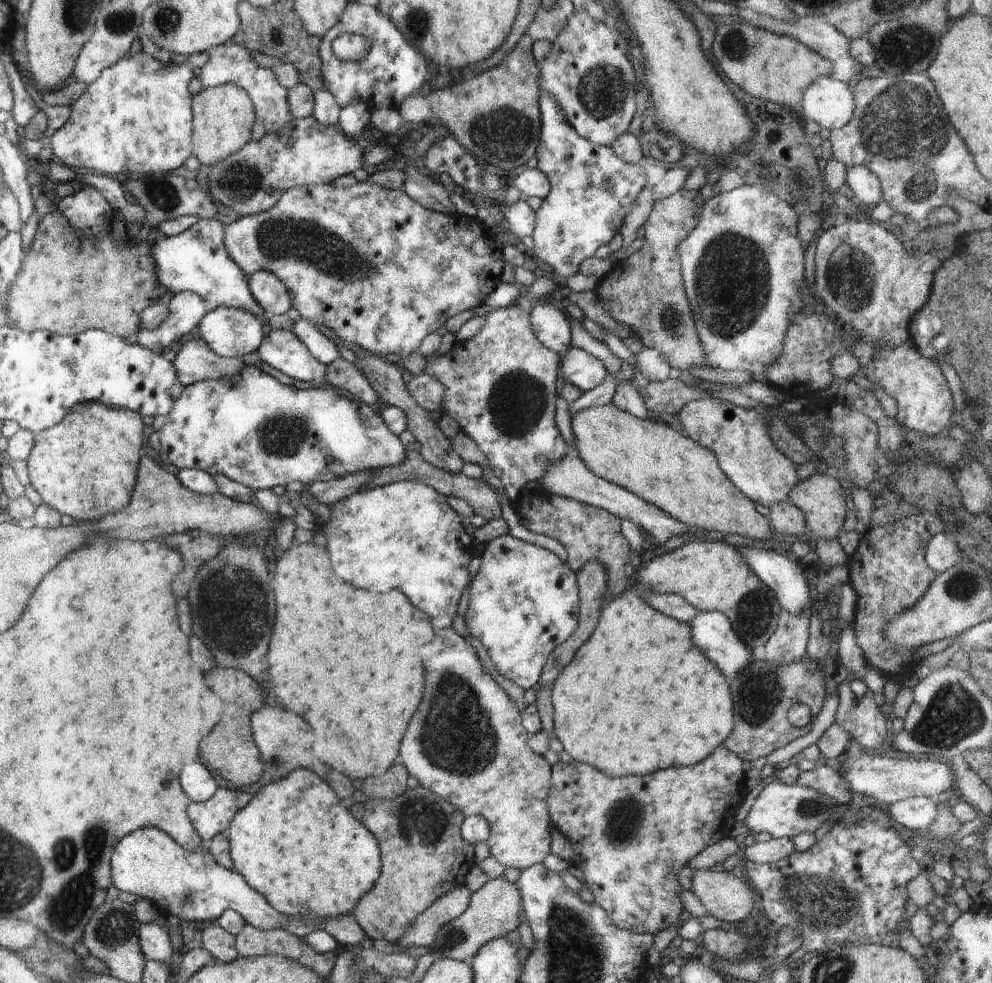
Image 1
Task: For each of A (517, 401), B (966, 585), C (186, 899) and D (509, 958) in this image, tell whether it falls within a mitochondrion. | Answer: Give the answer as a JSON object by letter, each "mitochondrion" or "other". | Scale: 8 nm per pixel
{"A":"mitochondrion","B":"mitochondrion","C":"mitochondrion","D":"other"}

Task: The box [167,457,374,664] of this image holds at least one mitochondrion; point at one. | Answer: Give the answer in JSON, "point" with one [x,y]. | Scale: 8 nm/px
{"point":[227,590]}

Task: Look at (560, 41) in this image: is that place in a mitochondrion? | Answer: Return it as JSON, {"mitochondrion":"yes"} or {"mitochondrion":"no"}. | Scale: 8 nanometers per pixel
{"mitochondrion":"no"}

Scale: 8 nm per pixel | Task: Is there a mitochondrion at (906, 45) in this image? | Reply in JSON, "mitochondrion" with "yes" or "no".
{"mitochondrion":"yes"}

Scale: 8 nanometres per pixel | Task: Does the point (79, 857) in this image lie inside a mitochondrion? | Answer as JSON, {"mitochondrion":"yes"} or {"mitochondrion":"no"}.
{"mitochondrion":"yes"}

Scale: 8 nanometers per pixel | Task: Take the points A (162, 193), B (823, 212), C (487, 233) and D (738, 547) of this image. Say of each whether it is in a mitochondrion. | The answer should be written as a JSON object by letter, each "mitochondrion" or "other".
{"A":"mitochondrion","B":"other","C":"other","D":"other"}

